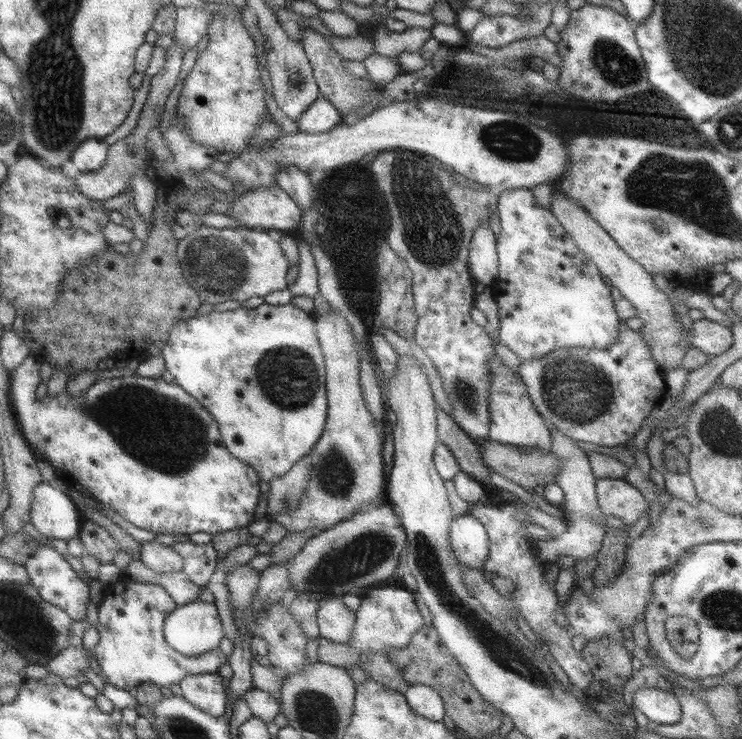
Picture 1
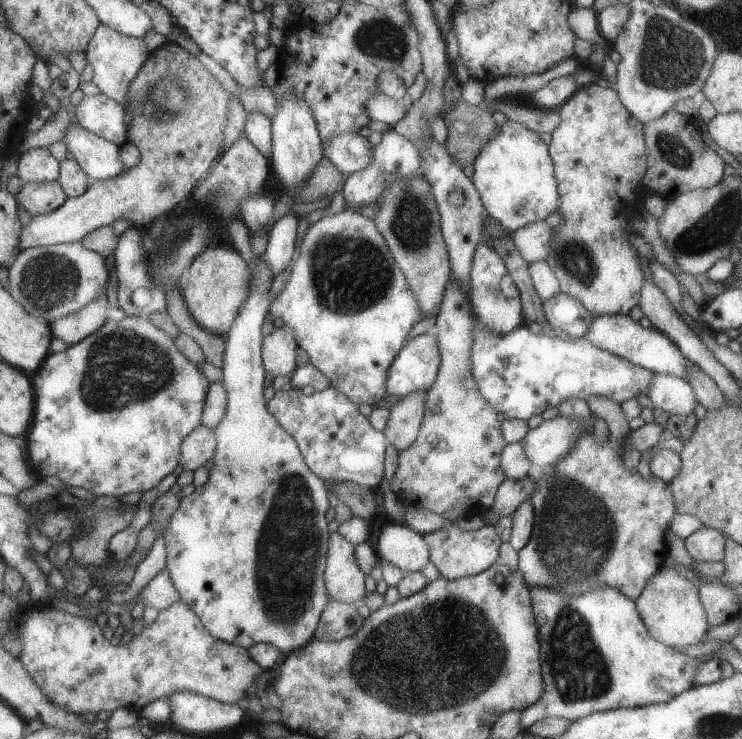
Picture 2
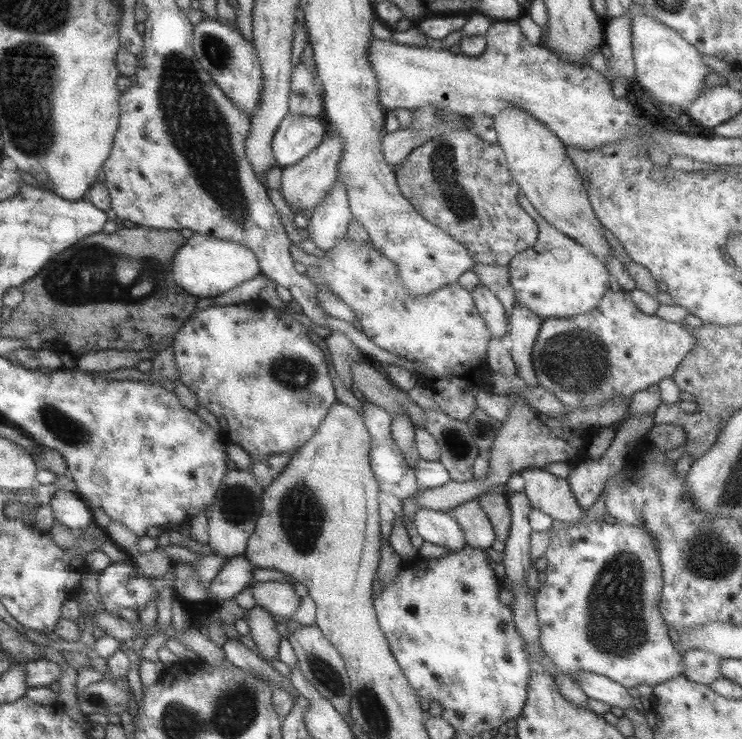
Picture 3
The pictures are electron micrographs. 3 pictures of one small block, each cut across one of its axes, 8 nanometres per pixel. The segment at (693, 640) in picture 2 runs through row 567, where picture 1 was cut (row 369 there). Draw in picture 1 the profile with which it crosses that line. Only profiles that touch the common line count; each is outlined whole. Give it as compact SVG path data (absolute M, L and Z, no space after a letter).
M558 186L552 188L551 211L558 218L560 224L564 226L564 230L570 238L576 242L576 246L596 264L606 282L612 288L616 288L636 308L637 318L644 321L644 327L640 332L651 349L652 357L659 368L662 370L680 368L684 354L691 347L690 336L681 334L679 324L675 320L675 311L670 297L657 288L653 282L653 274L644 269L639 262L630 258L618 246L614 238L604 231L604 227L596 222L596 219L590 217L590 213L582 205L574 203L568 197L568 193L562 191Z

